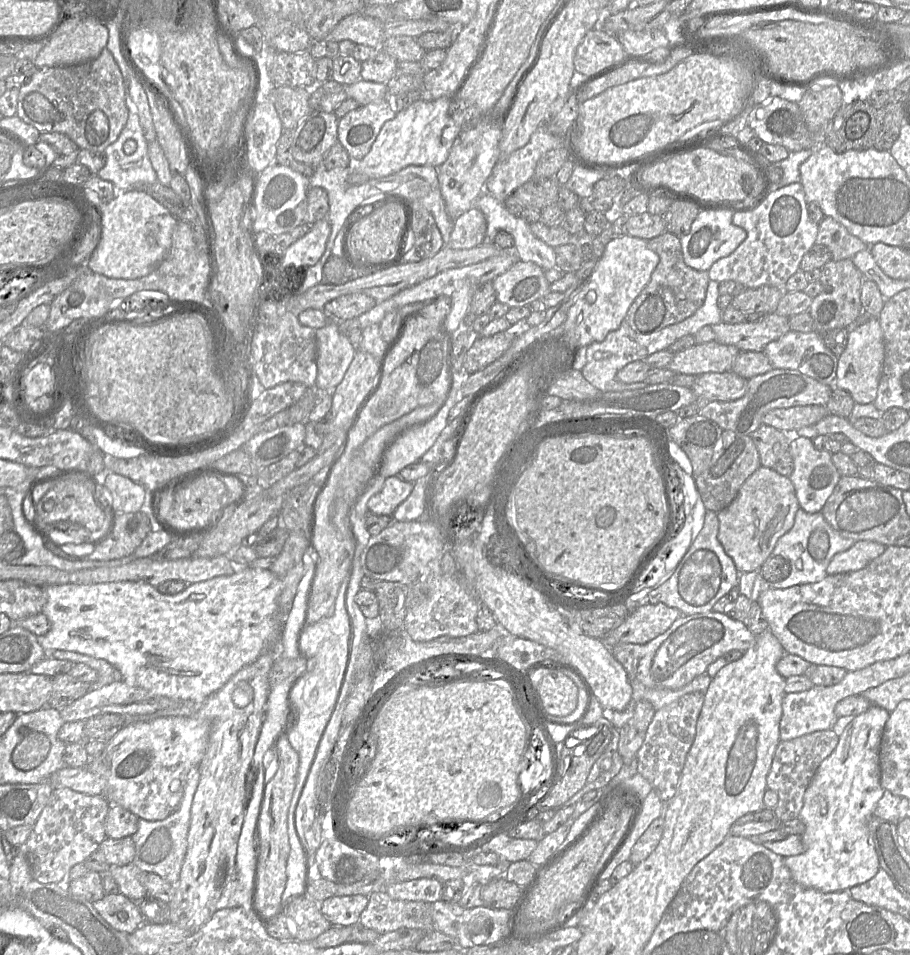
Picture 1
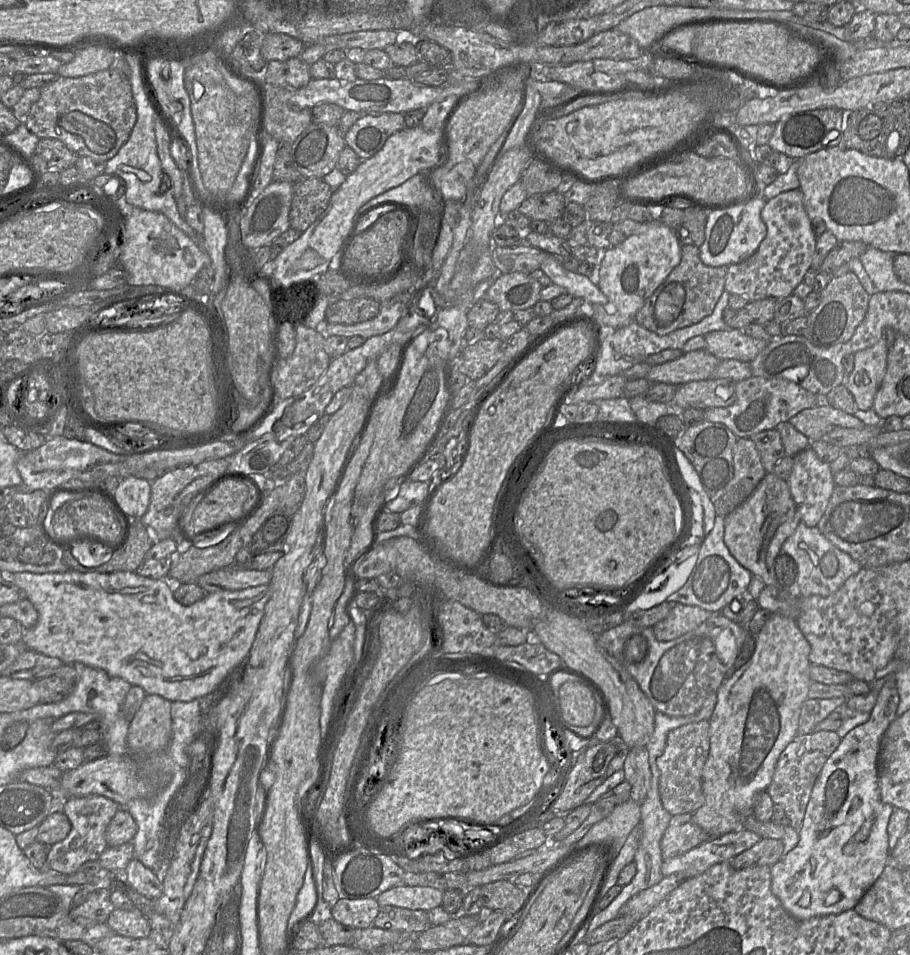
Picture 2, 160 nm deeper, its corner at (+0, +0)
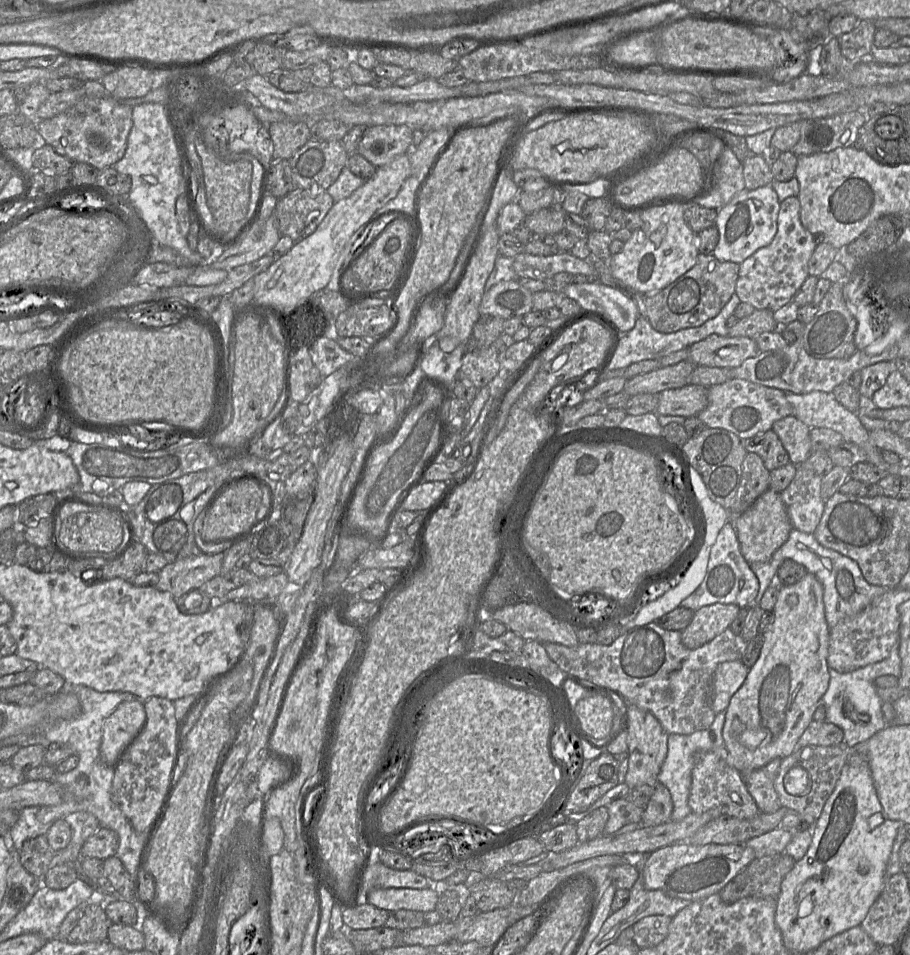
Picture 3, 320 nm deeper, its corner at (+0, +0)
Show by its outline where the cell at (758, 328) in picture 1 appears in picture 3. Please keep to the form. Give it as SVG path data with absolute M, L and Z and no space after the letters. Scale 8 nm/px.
M712 334L692 344L688 360L696 367L736 368L760 351L756 342L748 337L730 337Z

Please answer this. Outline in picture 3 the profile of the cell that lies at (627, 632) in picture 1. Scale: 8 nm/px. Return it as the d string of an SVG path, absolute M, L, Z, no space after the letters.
M715 603L694 611L691 623L681 631L682 643L690 649L699 648L721 634L738 616L741 608L735 604Z

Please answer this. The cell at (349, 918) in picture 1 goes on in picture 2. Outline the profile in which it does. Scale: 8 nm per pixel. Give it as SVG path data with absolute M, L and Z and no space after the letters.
M340 898L331 908L331 917L343 925L365 929L373 926L379 910L376 898Z

